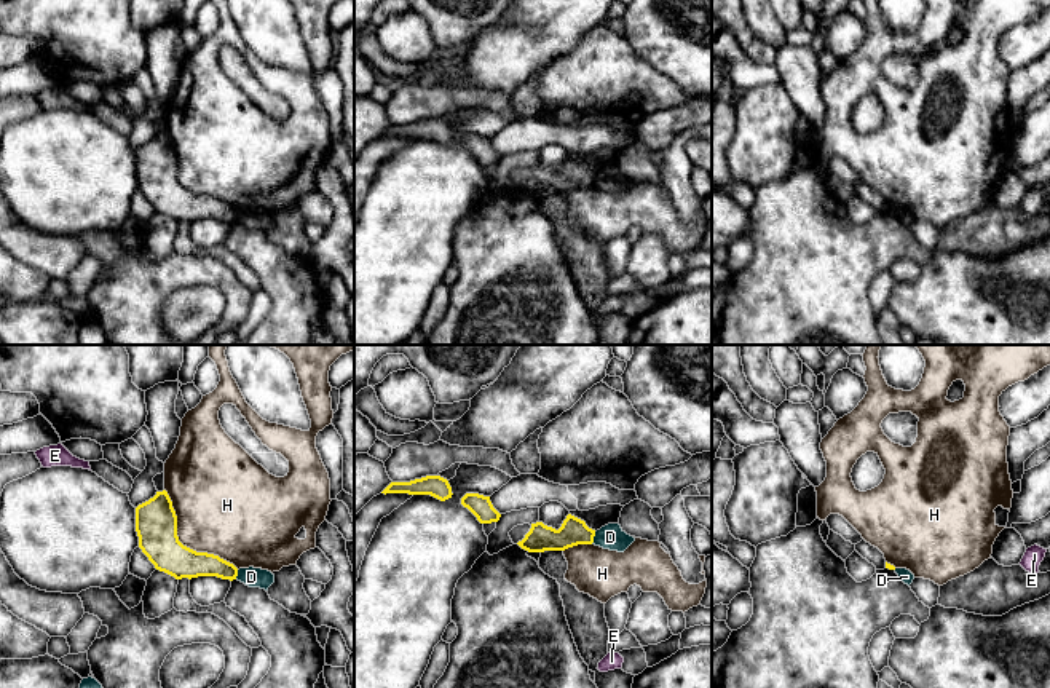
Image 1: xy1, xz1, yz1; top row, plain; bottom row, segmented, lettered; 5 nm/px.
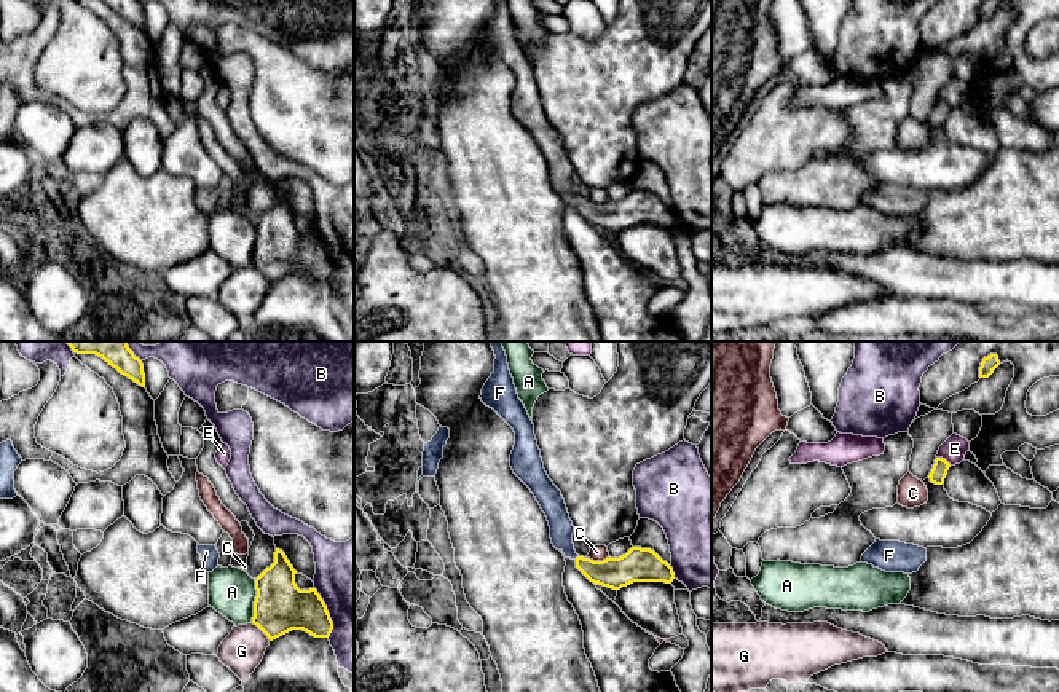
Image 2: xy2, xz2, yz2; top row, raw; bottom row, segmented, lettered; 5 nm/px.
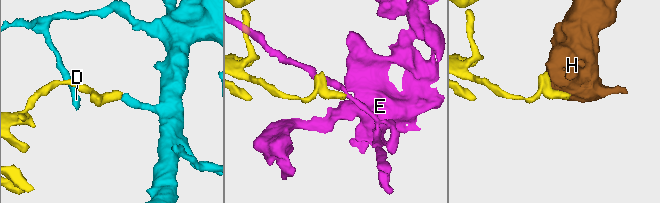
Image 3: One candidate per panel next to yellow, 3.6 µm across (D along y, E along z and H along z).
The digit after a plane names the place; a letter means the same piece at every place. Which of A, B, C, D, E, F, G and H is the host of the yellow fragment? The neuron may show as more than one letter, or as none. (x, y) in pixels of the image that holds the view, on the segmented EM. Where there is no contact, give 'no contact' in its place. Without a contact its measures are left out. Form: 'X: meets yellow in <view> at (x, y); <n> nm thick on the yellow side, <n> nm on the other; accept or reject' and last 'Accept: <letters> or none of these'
A: meets yellow in xy2 at (255, 600); 260 nm thick on the yellow side, 240 nm on the other; reject
B: meets yellow in xy2 at (327, 613); 260 nm thick on the yellow side, 380 nm on the other; reject
C: meets yellow in xz2 at (598, 562); 180 nm thick on the yellow side, 80 nm on the other; reject
D: meets yellow in xz1 at (592, 538); 140 nm thick on the yellow side, 130 nm on the other; reject
E: meets yellow in yz2 at (944, 460); 80 nm thick on the yellow side, 120 nm on the other; reject
F: no contact; accept
G: meets yellow in xy2 at (260, 629); 260 nm thick on the yellow side, 220 nm on the other; reject
H: meets yellow in xy1 at (182, 545); 200 nm thick on the yellow side, 440 nm on the other; reject
Accept: F

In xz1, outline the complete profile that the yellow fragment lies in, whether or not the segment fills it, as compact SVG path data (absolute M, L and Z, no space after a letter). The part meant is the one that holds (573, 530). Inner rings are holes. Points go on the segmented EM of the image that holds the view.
M568 514L559 530L543 522L531 524L530 532L517 544L528 552L565 551L578 544L592 544L594 536L595 530Z

